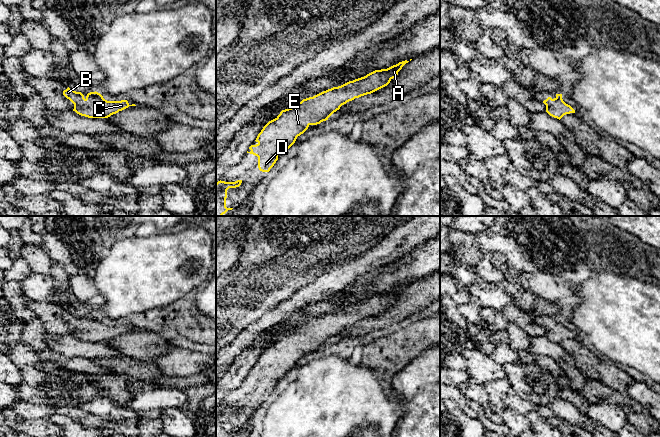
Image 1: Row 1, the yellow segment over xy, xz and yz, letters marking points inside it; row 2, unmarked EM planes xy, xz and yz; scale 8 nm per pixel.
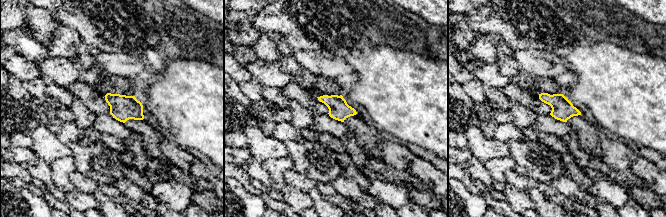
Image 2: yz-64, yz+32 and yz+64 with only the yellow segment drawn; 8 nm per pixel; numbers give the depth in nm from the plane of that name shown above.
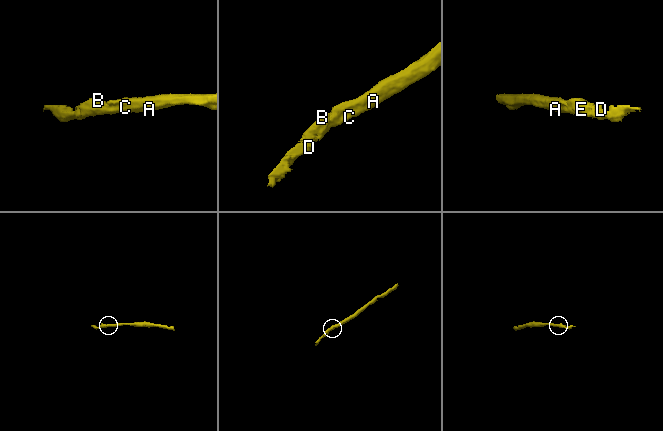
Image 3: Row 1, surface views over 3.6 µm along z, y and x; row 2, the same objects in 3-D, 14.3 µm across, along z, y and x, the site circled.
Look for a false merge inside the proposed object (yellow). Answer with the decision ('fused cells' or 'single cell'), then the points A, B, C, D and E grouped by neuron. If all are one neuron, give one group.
single cell; groups A B C D E

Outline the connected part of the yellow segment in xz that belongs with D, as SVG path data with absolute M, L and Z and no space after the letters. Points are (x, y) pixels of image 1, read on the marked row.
M405 60L387 69L375 70L364 77L303 99L294 107L282 110L263 127L255 140L257 144L251 145L251 151L247 153L258 157L260 171L269 172L278 160L278 155L284 149L289 149L310 125L328 120L347 102L387 86L408 62Z

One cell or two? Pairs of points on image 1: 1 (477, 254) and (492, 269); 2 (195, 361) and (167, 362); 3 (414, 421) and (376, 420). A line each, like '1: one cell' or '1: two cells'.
1: two cells
2: one cell
3: two cells

